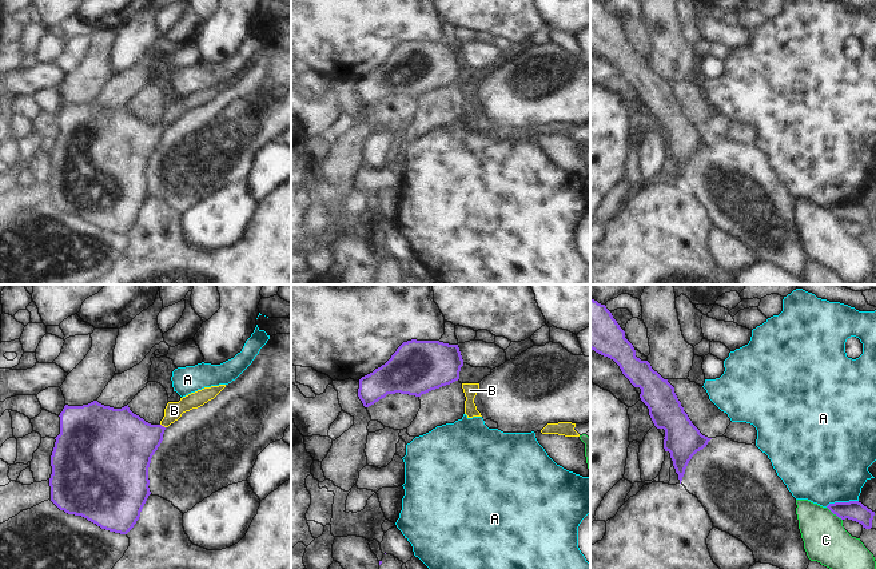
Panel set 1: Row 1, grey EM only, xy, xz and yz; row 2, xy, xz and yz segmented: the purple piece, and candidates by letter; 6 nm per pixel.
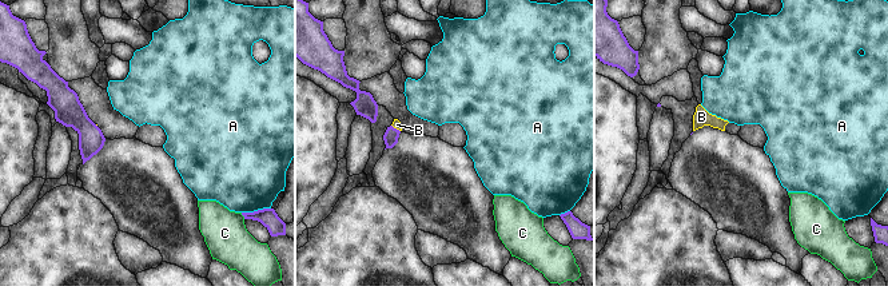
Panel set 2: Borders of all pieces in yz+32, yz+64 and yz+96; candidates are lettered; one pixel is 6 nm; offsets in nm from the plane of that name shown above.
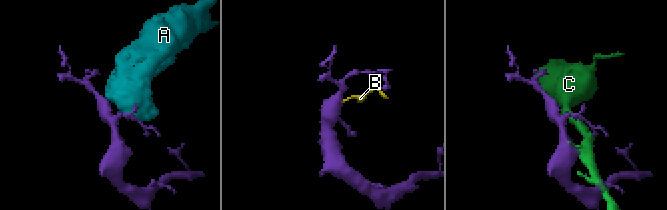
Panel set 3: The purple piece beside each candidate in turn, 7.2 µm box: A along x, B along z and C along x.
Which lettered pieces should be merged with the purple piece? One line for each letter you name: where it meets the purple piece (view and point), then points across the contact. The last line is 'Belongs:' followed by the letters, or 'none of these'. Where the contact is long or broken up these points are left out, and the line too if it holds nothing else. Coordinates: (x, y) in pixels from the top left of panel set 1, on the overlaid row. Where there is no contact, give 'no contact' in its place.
B: contact xy (163, 426); way xy (126, 442), (147, 438), (163, 426), (174, 410)
Belongs: B

